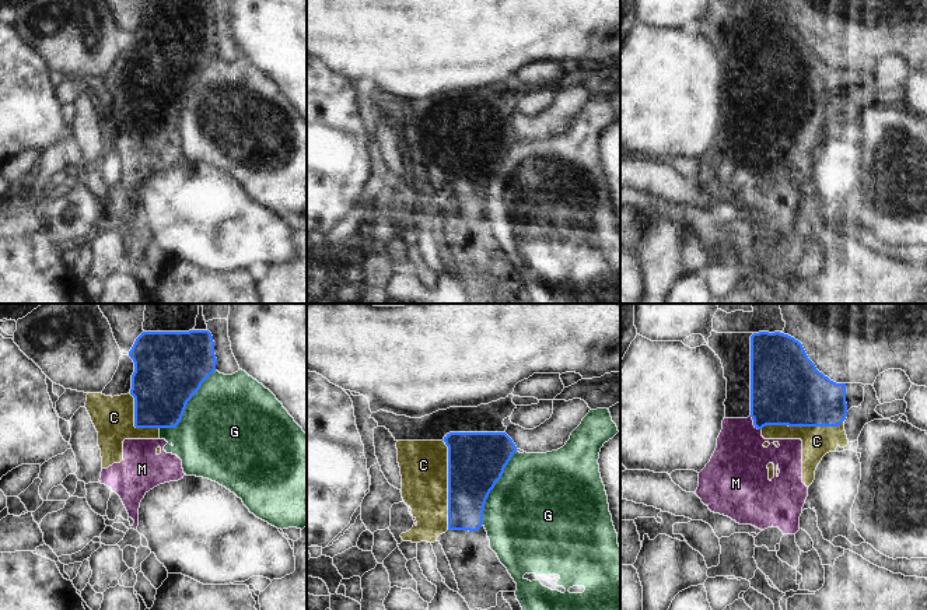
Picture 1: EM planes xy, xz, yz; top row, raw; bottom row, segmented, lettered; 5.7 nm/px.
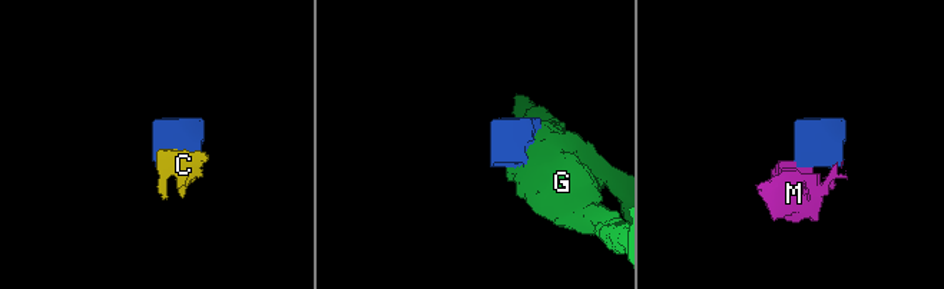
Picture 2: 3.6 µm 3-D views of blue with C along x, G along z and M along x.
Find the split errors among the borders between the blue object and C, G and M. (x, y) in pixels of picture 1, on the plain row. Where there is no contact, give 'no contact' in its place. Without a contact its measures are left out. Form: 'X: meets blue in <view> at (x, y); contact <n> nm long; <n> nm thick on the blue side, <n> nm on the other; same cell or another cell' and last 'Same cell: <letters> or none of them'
C: meets blue in xz at (448, 171); contact 500 nm long; 340 nm thick on the blue side, 280 nm on the other; another cell
G: meets blue in xz at (493, 174); contact 480 nm long; 340 nm thick on the blue side, 500 nm on the other; another cell
M: meets blue in yz at (754, 111); contact 110 nm long; 380 nm thick on the blue side, 320 nm on the other; another cell
Same cell: none of them

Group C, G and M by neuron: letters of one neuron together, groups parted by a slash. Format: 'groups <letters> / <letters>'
groups C M / G

